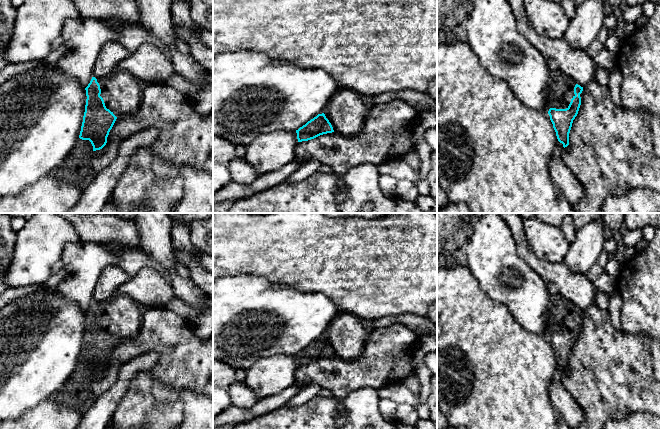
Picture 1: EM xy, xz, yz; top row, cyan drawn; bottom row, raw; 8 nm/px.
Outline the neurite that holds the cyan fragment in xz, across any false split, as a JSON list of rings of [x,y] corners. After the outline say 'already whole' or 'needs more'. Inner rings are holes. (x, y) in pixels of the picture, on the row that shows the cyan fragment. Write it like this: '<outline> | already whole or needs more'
[[[339,89],[322,114],[296,130],[298,142],[332,132],[345,136],[355,135],[361,131],[365,118],[374,105],[373,97]]] | needs more

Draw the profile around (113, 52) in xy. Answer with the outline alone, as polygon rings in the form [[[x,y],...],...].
[[[118,41],[106,43],[96,60],[92,76],[97,79],[115,72],[119,62],[127,56],[127,50]]]

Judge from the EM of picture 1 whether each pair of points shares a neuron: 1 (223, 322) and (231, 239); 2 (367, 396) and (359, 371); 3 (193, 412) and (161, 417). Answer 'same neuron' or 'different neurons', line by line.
1: different neurons
2: different neurons
3: different neurons

